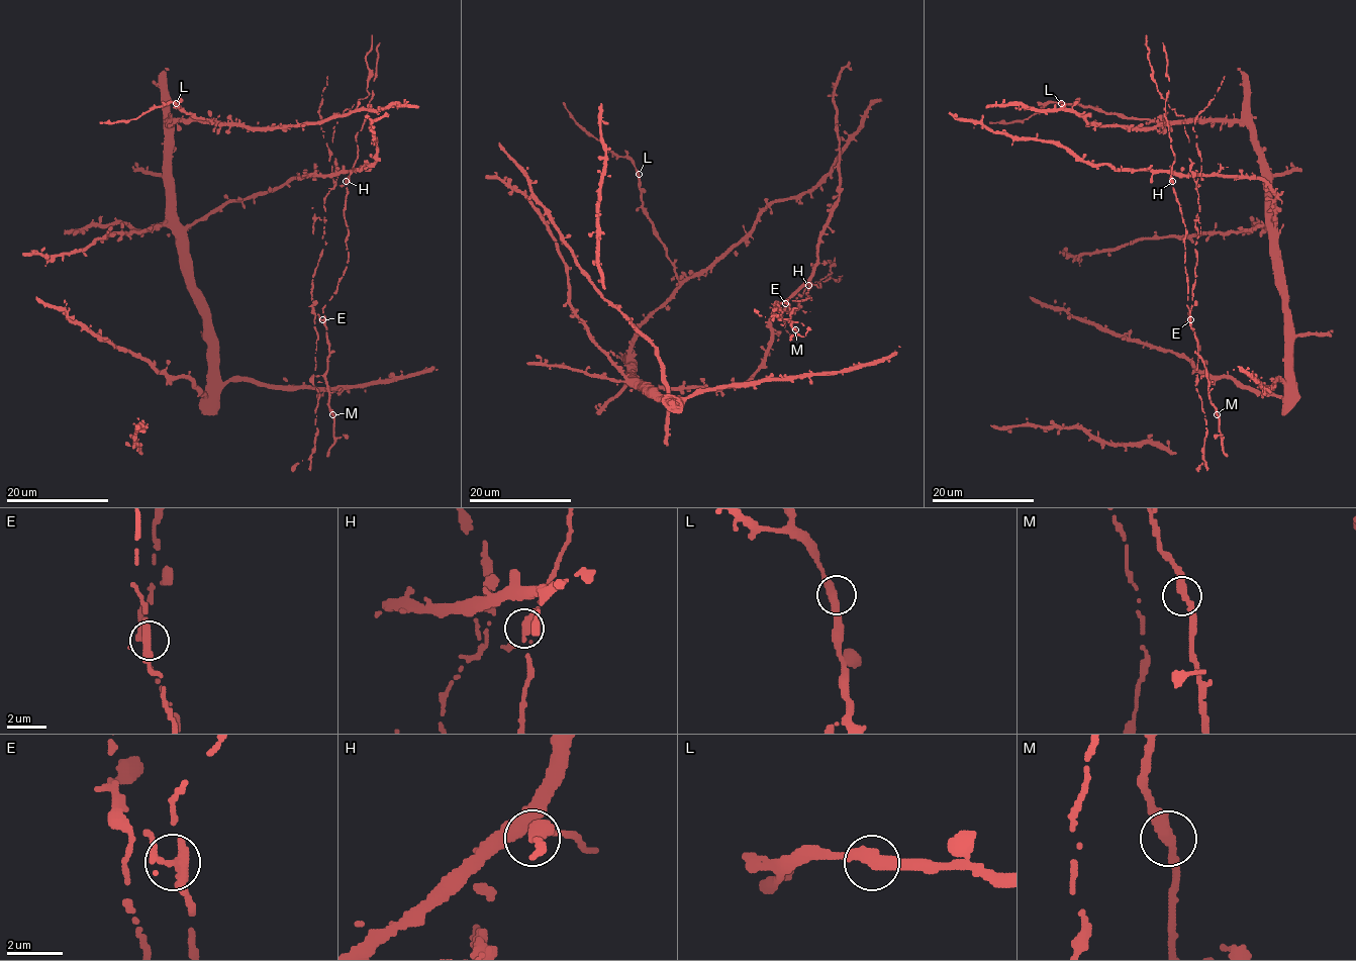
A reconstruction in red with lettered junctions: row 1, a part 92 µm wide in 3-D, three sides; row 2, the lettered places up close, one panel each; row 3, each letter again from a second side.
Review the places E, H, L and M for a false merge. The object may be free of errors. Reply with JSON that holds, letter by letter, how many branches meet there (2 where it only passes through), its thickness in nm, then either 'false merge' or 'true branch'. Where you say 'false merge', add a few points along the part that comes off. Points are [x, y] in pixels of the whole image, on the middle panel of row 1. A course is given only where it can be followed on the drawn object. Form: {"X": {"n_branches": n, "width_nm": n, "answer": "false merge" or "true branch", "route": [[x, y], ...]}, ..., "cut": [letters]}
{"E": {"n_branches": 2, "width_nm": 380, "answer": "false merge", "route": [[785, 303], [774, 307], [794, 313], [797, 298], [832, 273], [834, 260]]}, "H": {"n_branches": 2, "width_nm": 360, "answer": "true branch"}, "L": {"n_branches": 2, "width_nm": 400, "answer": "true branch"}, "M": {"n_branches": 2, "width_nm": 380, "answer": "true branch"}, "cut": ["E"]}

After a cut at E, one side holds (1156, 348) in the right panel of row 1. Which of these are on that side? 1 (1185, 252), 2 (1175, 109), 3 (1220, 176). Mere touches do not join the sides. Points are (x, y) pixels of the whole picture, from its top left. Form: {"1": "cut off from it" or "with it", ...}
{"1": "with it", "2": "cut off from it", "3": "with it"}

